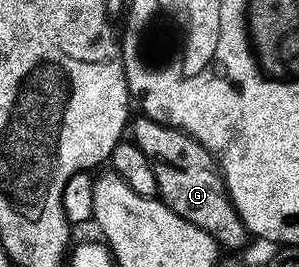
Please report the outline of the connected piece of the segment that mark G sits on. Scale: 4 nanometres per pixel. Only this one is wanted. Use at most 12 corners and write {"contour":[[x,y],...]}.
{"contour":[[142,115],[135,145],[159,200],[224,250],[249,234],[215,156],[174,125]]}

